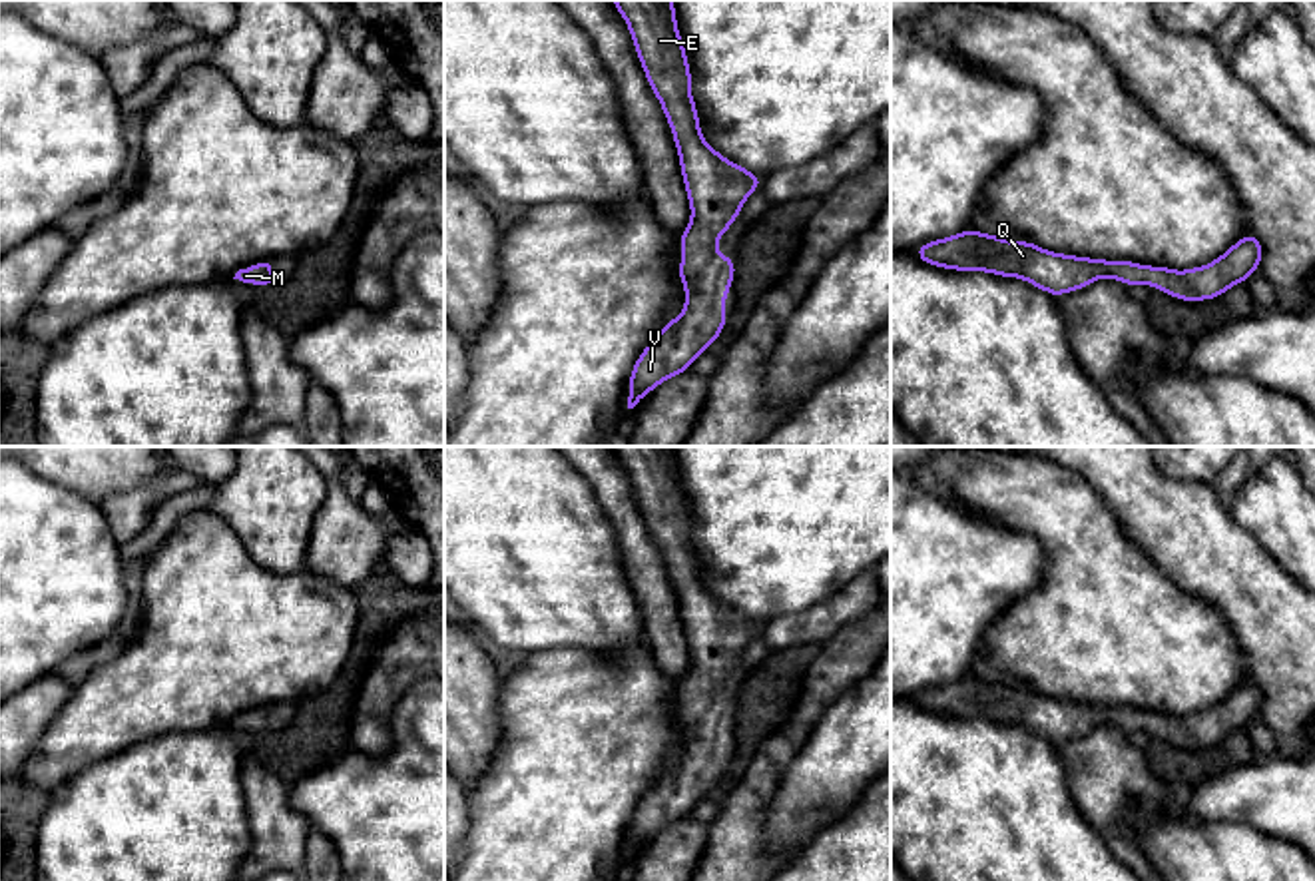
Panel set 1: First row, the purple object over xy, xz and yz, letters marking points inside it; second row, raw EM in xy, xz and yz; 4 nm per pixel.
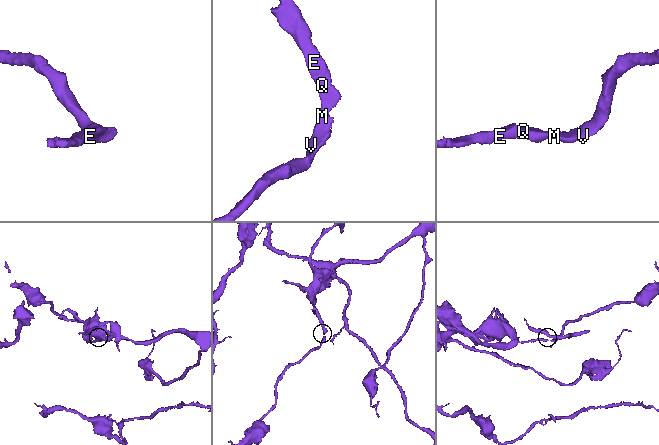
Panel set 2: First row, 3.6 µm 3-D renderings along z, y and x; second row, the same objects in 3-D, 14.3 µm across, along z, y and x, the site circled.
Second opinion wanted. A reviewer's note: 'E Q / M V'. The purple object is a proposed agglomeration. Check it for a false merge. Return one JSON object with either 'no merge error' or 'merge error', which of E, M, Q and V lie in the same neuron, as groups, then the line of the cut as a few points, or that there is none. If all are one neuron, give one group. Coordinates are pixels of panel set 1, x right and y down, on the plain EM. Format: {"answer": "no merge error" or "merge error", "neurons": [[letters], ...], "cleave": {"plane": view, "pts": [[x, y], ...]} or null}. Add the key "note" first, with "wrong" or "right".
{"note": "wrong", "answer": "no merge error", "neurons": [["E", "M", "Q", "V"]], "cleave": null}

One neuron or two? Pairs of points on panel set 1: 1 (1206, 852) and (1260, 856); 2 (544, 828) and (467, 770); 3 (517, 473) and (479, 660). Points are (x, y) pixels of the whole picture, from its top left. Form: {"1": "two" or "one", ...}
{"1": "one", "2": "two", "3": "two"}

